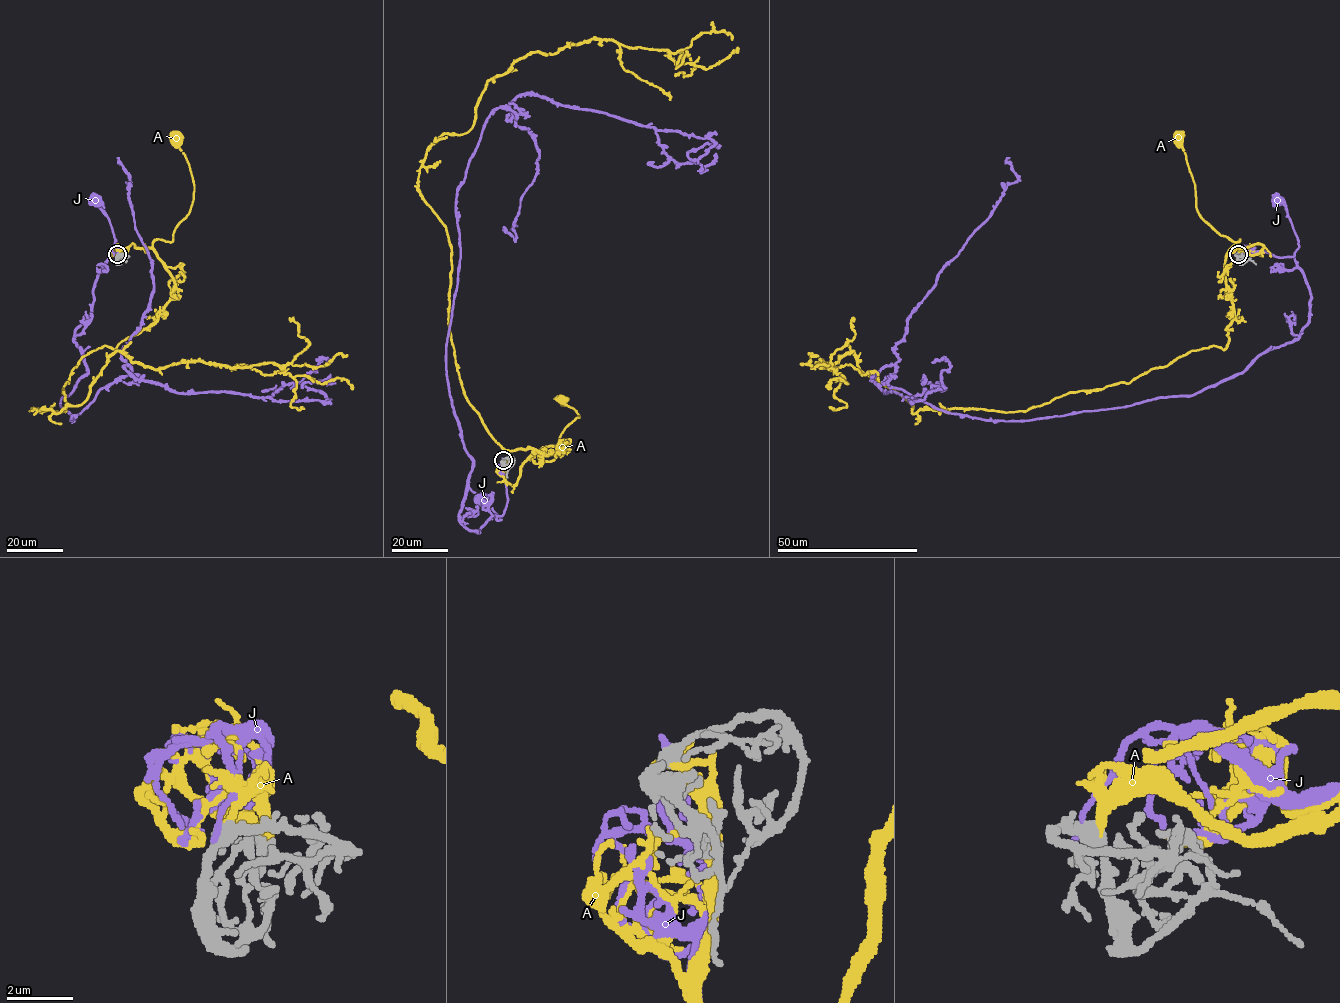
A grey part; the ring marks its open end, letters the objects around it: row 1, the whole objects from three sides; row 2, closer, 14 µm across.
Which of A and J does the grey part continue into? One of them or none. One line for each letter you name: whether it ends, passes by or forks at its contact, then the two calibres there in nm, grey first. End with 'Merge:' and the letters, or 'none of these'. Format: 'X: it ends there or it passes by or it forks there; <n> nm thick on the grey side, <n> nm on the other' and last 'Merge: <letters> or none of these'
A: it ends there; 360 nm thick on the grey side, 280 nm on the other
Merge: A

